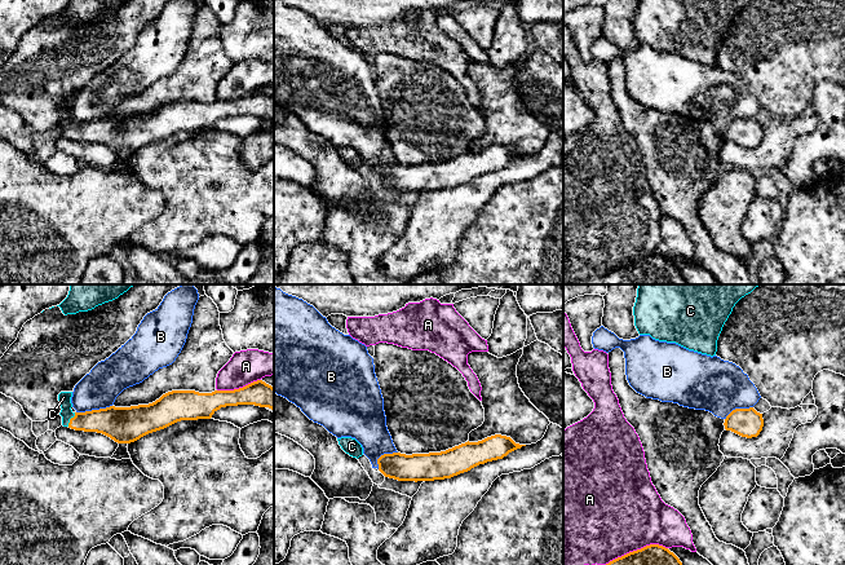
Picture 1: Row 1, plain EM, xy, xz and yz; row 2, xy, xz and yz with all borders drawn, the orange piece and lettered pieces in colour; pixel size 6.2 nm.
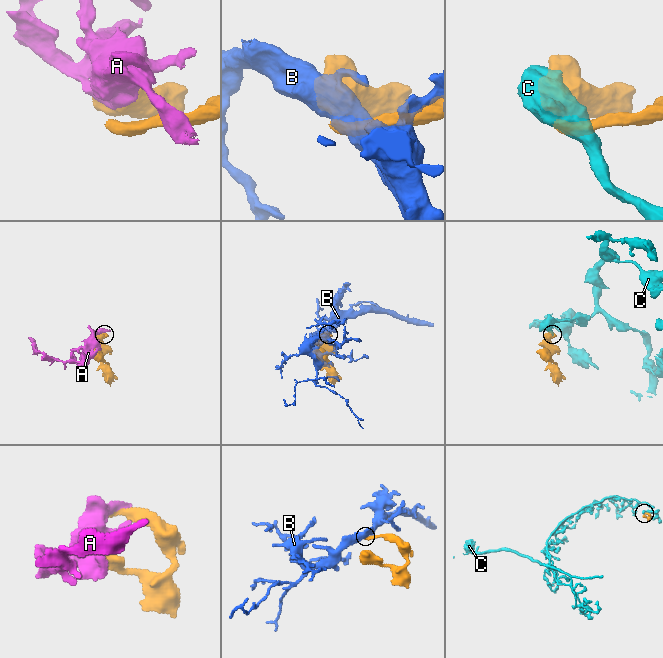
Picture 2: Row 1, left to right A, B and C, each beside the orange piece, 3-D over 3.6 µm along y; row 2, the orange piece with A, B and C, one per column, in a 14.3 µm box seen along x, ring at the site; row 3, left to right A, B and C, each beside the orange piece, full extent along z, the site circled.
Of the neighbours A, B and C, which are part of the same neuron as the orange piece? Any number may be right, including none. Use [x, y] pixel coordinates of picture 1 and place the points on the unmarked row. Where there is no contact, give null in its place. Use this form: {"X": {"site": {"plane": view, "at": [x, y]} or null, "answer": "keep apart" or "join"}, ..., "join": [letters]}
{"A": {"site": {"plane": "yz", "at": [633, 261]}, "answer": "keep apart"}, "B": {"site": {"plane": "xy", "at": [93, 120]}, "answer": "keep apart"}, "C": {"site": {"plane": "xy", "at": [70, 129]}, "answer": "join"}, "join": ["C"]}

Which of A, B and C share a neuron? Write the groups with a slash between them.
A / B / C

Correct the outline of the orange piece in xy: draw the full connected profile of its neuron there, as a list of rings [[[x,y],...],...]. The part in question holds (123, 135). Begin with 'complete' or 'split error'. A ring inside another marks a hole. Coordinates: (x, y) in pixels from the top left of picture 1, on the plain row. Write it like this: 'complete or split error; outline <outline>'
split error; outline [[[262,91],[234,101],[199,103],[172,101],[149,115],[74,123],[72,102],[61,102],[62,136],[75,141],[102,144],[118,154],[130,154],[181,131],[211,129],[226,116],[255,115],[274,122],[274,98]]]

